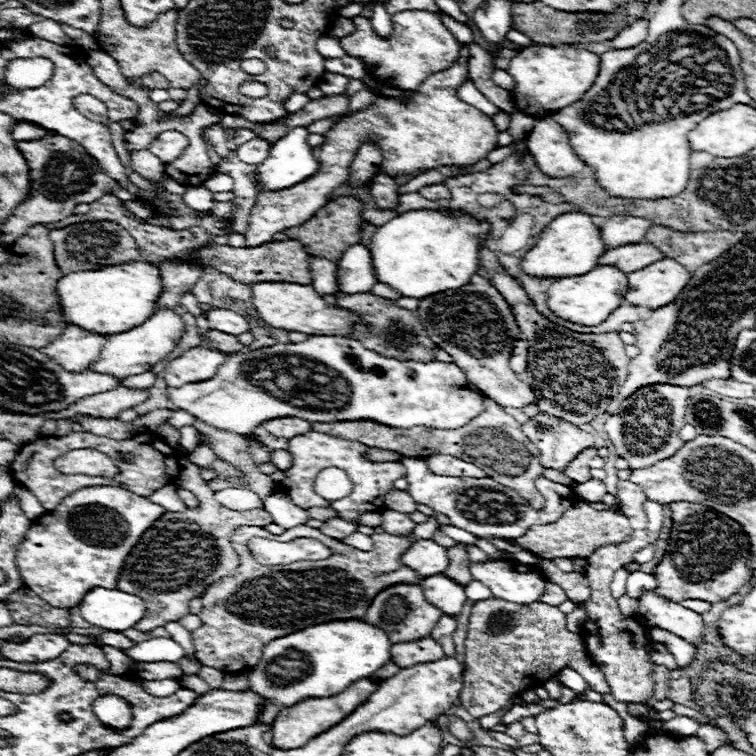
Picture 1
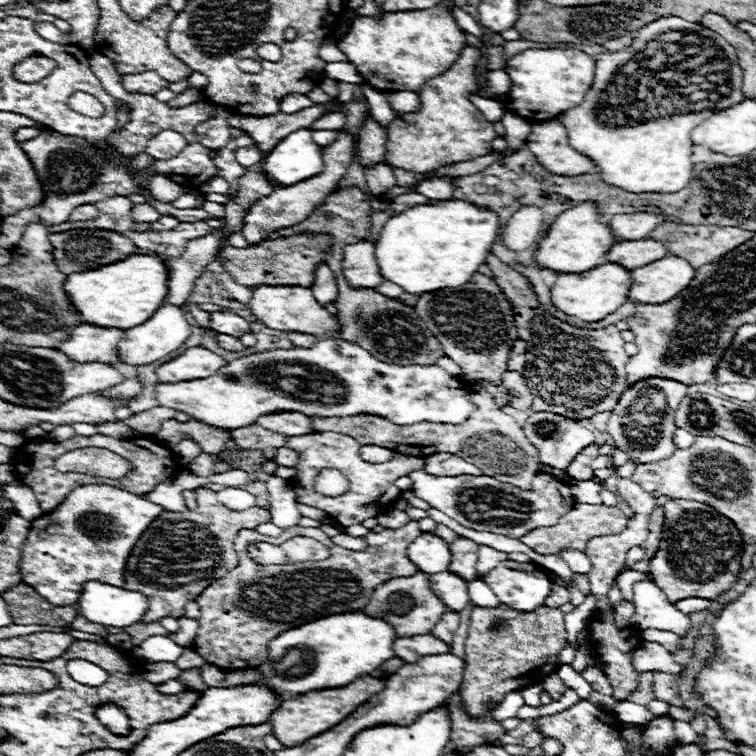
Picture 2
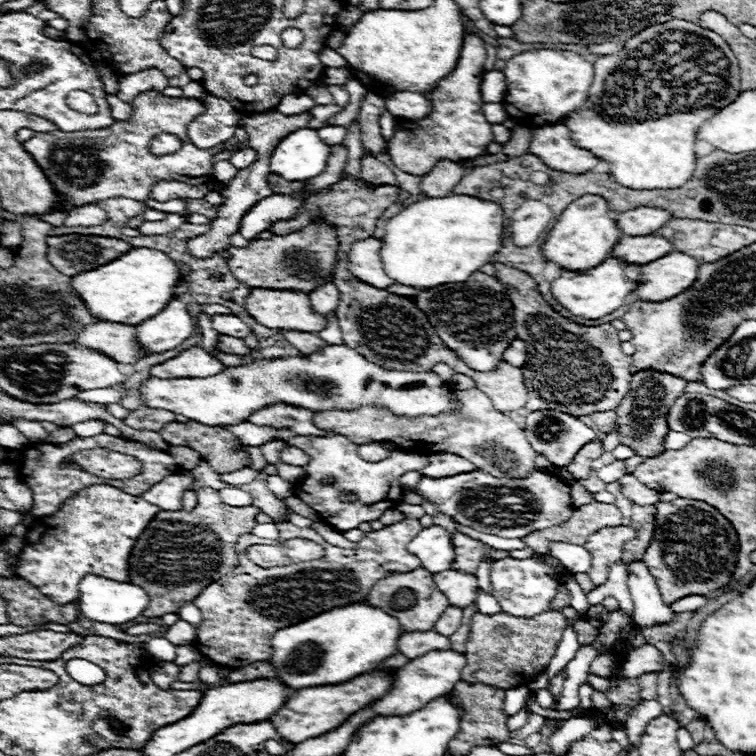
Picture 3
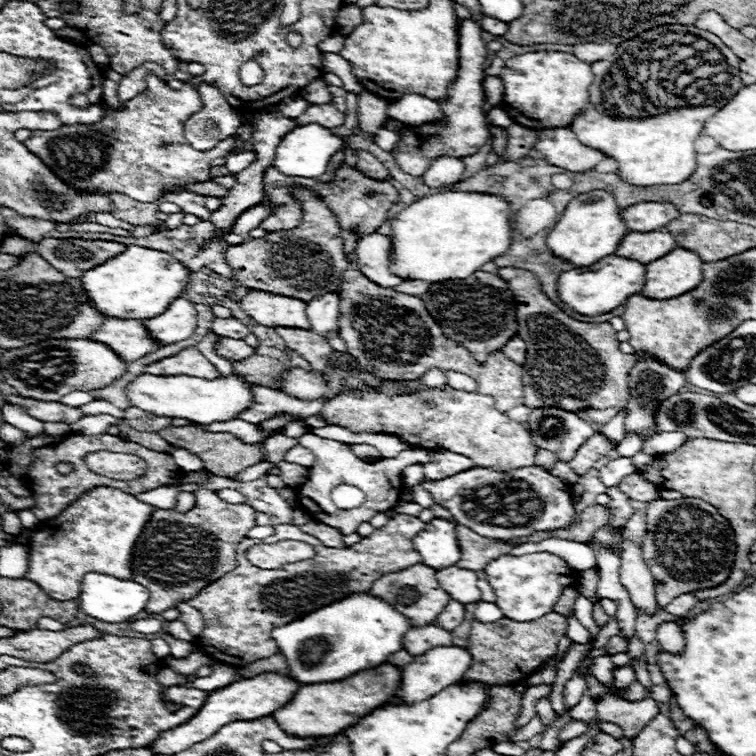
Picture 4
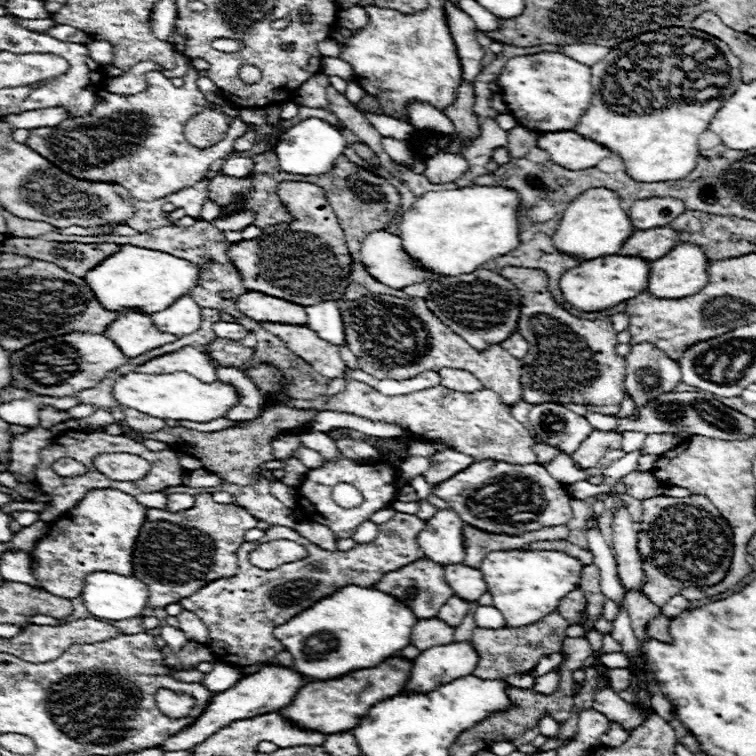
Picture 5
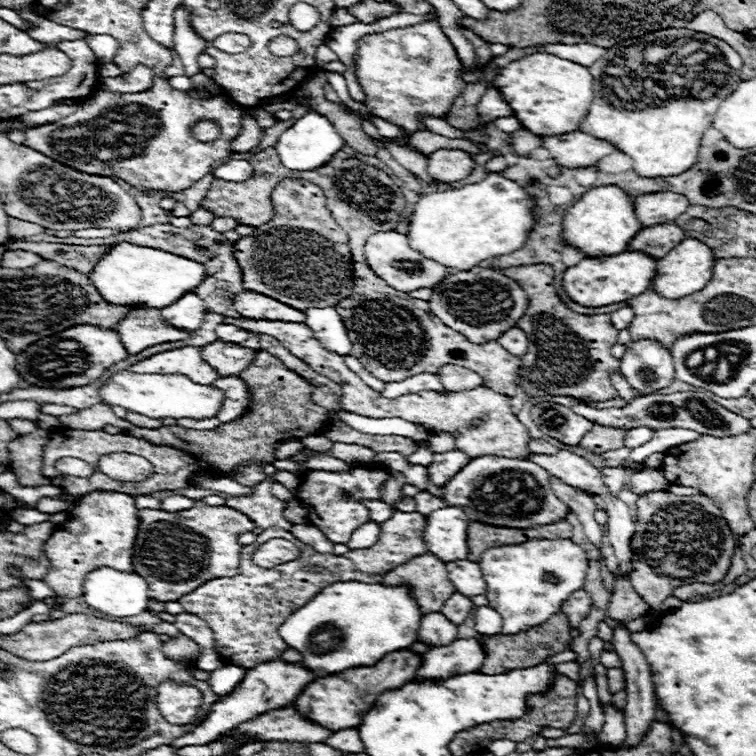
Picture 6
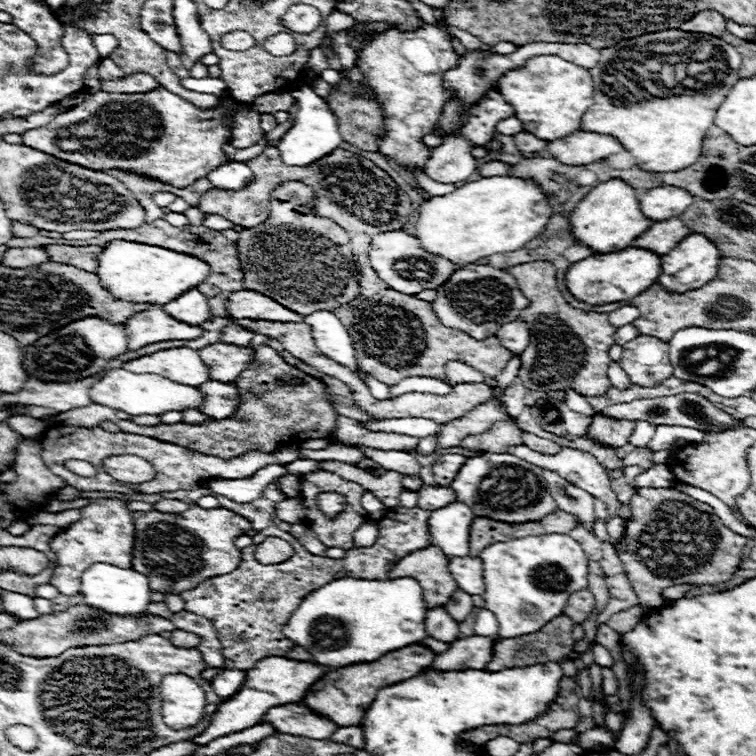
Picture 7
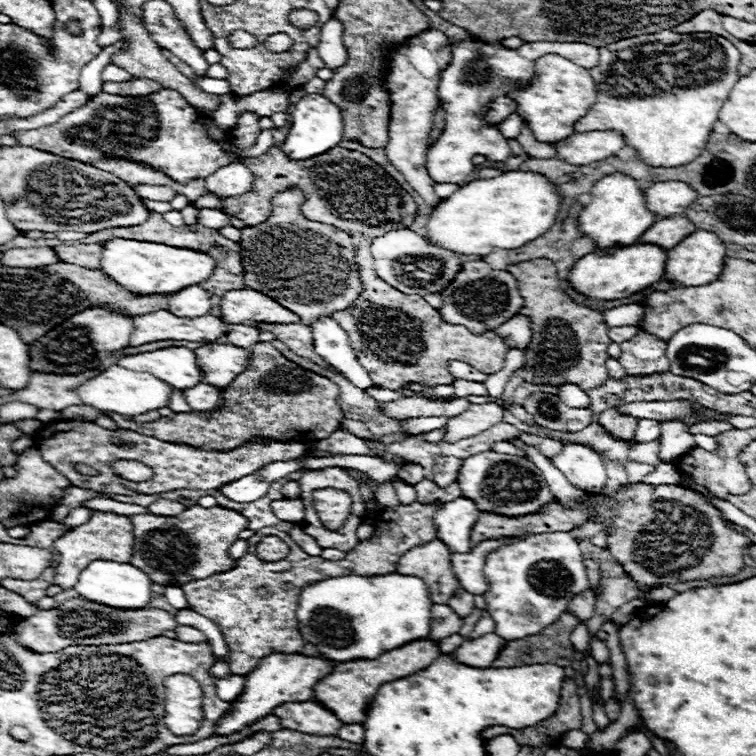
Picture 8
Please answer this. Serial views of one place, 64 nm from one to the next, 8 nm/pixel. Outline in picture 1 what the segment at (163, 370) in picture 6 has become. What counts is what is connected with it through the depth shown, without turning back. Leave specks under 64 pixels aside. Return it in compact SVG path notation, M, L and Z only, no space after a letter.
M192 348L184 352L180 358L172 360L166 368L166 384L168 386L184 386L190 382L200 382L216 376L216 370L226 360L222 352L208 348Z

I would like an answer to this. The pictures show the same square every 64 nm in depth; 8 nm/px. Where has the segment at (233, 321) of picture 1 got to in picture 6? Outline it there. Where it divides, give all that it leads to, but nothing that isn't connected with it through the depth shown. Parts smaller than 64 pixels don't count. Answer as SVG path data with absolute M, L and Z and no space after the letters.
M220 324L220 326L216 328L216 336L218 336L220 340L224 340L224 342L240 344L240 342L244 342L244 340L250 338L250 332L242 330L242 328L238 328L238 326L232 326L232 324Z

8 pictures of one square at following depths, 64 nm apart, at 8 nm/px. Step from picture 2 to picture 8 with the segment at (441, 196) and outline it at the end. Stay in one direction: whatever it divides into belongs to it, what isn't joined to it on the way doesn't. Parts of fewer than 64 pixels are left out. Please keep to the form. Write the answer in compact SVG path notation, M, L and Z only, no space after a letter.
M454 42L452 44L452 62L440 76L440 102L446 110L446 128L444 134L430 146L426 156L426 170L434 182L440 184L462 184L474 170L472 156L482 154L492 162L502 162L512 156L506 138L496 126L484 126L482 116L488 110L488 102L498 96L506 96L514 88L516 80L532 80L534 62L548 54L560 54L584 68L594 68L598 64L598 48L580 42L526 42L516 50L506 50L500 44L476 42Z

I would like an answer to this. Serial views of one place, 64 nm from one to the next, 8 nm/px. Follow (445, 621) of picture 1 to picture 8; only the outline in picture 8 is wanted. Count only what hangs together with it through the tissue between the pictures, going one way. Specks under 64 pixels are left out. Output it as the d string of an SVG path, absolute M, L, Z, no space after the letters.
M458 588L458 592L452 596L452 600L448 600L448 606L454 608L454 612L464 618L474 610L474 594Z

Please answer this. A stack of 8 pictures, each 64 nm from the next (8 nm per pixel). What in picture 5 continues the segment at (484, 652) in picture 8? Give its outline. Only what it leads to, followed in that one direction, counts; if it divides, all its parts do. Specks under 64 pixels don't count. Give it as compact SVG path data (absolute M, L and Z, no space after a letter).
M468 642L432 646L424 650L418 658L414 658L412 676L408 676L408 684L402 690L406 692L436 690L442 684L472 674L476 664L478 654Z

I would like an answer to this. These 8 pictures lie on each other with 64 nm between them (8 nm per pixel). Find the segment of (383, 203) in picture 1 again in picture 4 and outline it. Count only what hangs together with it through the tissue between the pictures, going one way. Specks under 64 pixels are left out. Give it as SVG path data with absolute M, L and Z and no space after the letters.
M358 150L358 156L360 156L358 170L364 172L364 176L368 176L372 180L390 180L392 178L388 168L378 158L374 158L372 154L368 154L364 150Z

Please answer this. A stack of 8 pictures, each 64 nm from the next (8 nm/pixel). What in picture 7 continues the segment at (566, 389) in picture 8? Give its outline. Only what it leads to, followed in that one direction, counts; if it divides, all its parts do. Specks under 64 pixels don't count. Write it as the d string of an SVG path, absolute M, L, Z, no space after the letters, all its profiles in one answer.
M566 390L566 404L580 414L586 416L608 416L614 420L634 420L634 422L650 422L654 426L686 426L686 428L696 428L702 432L724 432L730 428L742 428L742 422L730 414L726 414L724 410L716 408L710 400L706 400L700 394L676 394L676 396L664 396L664 398L656 398L656 400L632 400L628 404L614 404L612 408L604 408L600 412L596 412L584 396Z

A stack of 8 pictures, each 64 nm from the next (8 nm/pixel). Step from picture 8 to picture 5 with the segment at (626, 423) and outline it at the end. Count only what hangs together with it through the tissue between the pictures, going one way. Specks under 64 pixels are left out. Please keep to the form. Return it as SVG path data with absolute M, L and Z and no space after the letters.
M594 430L584 440L584 444L580 444L580 448L576 450L576 454L572 458L576 460L576 466L580 466L580 468L594 468L596 462L604 456L604 452L618 450L620 442L622 442L622 434Z

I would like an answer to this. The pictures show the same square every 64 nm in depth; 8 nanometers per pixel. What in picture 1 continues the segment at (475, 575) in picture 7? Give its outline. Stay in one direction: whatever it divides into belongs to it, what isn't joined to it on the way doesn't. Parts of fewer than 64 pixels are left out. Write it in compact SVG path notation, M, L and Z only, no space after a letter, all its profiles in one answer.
M436 574L436 576L424 578L422 588L424 588L426 600L432 606L440 608L442 614L446 614L446 616L458 616L460 614L464 600L466 600L464 588L460 584L456 584L454 580L446 578L442 574Z

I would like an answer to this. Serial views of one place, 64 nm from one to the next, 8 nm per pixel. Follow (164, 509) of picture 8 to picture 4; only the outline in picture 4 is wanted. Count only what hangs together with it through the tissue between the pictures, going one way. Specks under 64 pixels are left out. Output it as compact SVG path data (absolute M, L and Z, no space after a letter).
M180 492L178 494L178 504L176 504L176 512L186 512L186 510L190 510L190 508L194 508L194 504L196 504L196 496L192 494L192 492Z

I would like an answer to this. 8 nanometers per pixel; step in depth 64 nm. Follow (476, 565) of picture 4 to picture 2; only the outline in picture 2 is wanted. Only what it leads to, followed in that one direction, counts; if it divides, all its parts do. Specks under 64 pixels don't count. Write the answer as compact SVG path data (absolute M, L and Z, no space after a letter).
M456 538L456 542L450 544L452 562L448 566L448 572L464 578L474 580L476 578L476 558L478 558L478 544L468 538Z

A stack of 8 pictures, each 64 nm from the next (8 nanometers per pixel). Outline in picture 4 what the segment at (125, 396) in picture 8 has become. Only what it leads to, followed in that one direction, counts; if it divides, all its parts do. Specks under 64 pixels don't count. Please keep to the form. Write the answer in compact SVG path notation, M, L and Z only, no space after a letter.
M144 374L136 378L128 388L128 398L132 406L142 408L156 416L170 416L170 418L186 418L194 424L212 424L212 422L226 422L236 420L240 412L244 412L254 402L252 384L238 374L232 376L218 376L214 380L194 378L194 376L152 376Z

